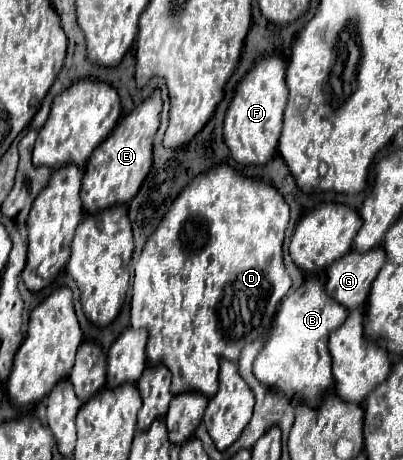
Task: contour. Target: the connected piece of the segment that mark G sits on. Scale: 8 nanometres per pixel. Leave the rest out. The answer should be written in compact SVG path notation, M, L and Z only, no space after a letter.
M374 248L370 252L350 250L344 258L328 268L326 294L348 310L364 308L370 286L386 262L386 252Z

